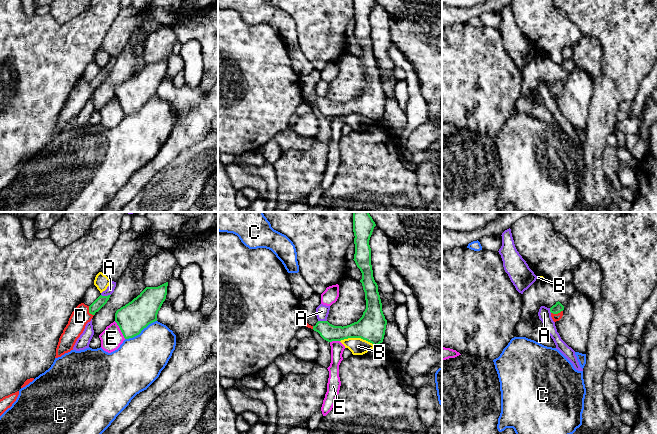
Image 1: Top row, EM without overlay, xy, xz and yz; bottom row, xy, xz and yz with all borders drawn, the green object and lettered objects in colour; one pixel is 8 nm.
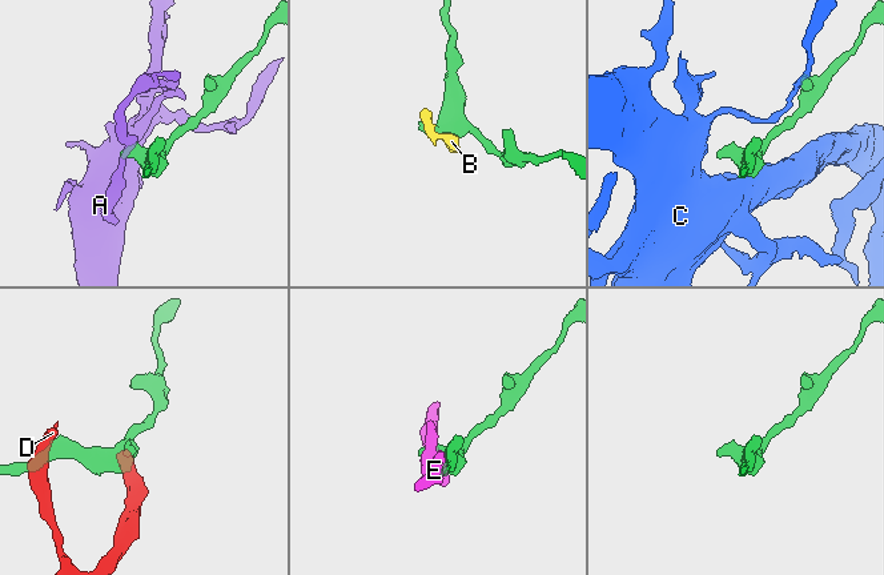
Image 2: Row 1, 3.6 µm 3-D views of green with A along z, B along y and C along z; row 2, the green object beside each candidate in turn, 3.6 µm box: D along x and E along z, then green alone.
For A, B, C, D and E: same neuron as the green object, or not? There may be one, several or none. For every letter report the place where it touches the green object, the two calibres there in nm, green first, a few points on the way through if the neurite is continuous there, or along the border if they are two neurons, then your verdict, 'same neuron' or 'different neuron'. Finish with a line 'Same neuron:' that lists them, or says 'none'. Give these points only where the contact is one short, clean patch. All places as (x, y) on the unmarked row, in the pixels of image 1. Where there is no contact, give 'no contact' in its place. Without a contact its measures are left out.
A: xy (106, 72) | 80/60 nm | along xy (101, 70), (110, 71) | different neuron
B: xz (357, 113) | 220/140 nm | along xz (340, 116), (362, 114), (374, 121) | different neuron
C: xy (140, 108) | 240/400 nm | along xy (156, 96), (149, 99), (138, 110), (125, 115) | different neuron
D: yz (556, 89) | 80/60 nm | across yz (558, 83), (556, 89), (556, 93) | same neuron
E: xy (120, 105) | 240/180 nm | different neuron
Same neuron: D

